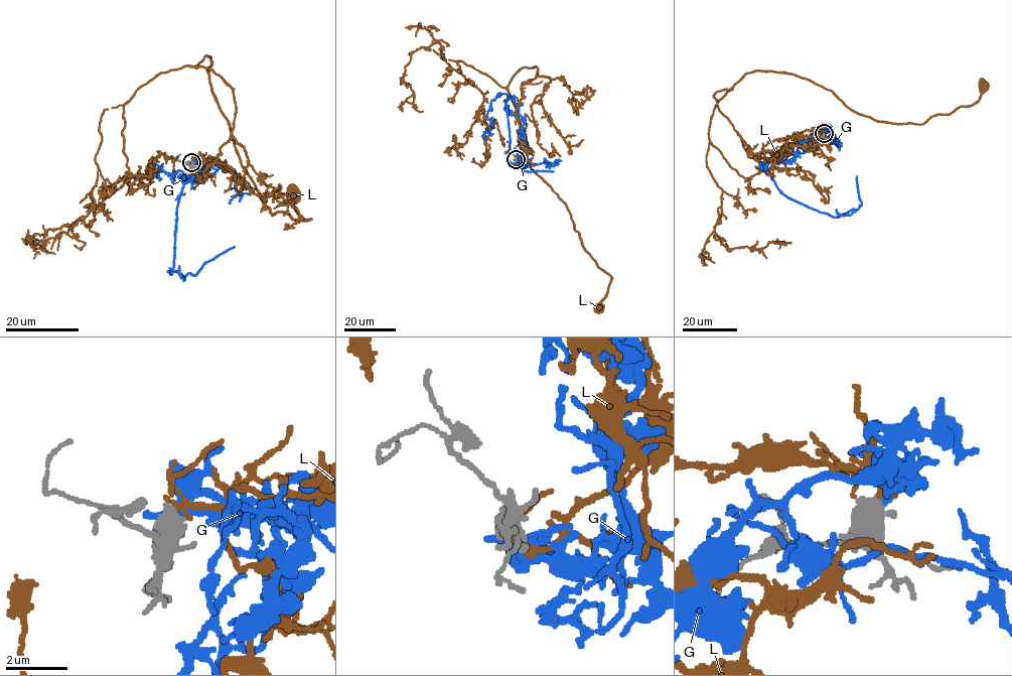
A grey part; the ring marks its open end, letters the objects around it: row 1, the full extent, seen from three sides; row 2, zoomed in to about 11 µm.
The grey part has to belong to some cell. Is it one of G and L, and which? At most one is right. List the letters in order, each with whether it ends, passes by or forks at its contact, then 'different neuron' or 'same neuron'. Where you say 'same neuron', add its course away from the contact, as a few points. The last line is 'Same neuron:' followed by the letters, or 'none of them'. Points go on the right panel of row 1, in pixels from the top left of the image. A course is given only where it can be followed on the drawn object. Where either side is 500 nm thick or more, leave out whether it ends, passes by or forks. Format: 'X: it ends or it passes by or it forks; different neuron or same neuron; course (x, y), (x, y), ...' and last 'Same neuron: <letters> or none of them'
G: different neuron
L: same neuron; course (824, 133), (750, 157), (713, 95), (786, 73), (918, 124), (983, 86)
Same neuron: L

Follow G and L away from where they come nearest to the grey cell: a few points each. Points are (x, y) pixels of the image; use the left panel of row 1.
G: (191, 163), (206, 165), (179, 195), (174, 262), (171, 274), (167, 272), (196, 273), (235, 246)
L: (192, 162), (210, 156), (205, 176), (234, 126), (206, 55), (263, 206), (309, 221), (295, 195)

